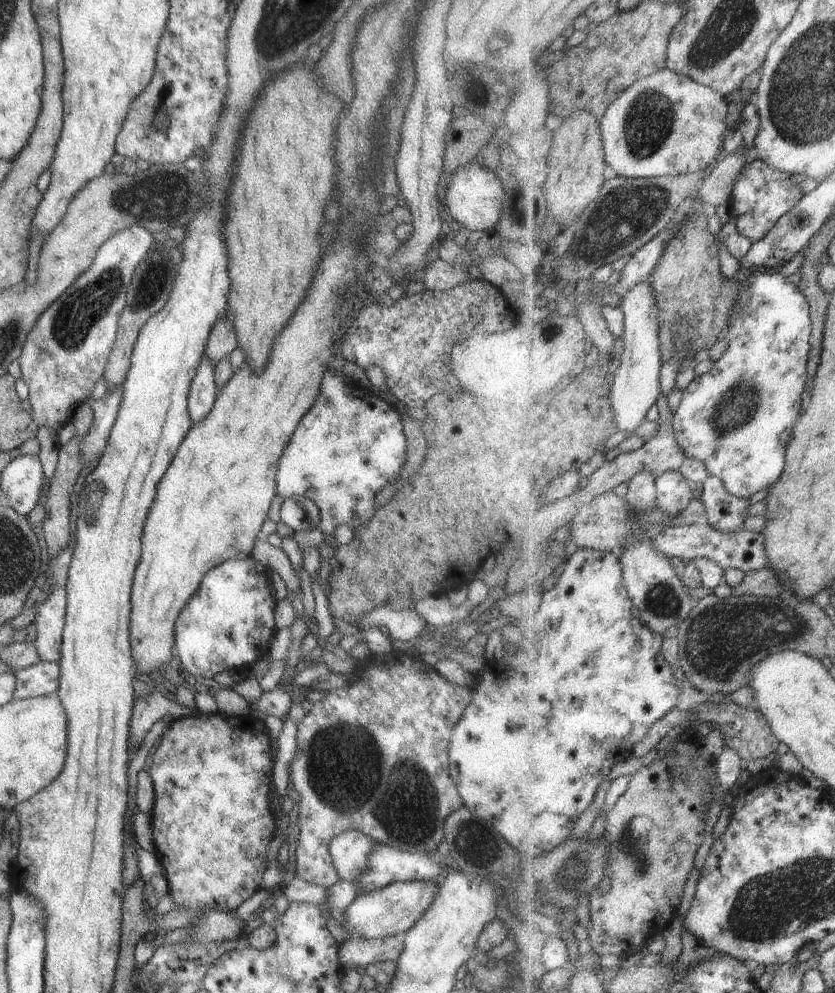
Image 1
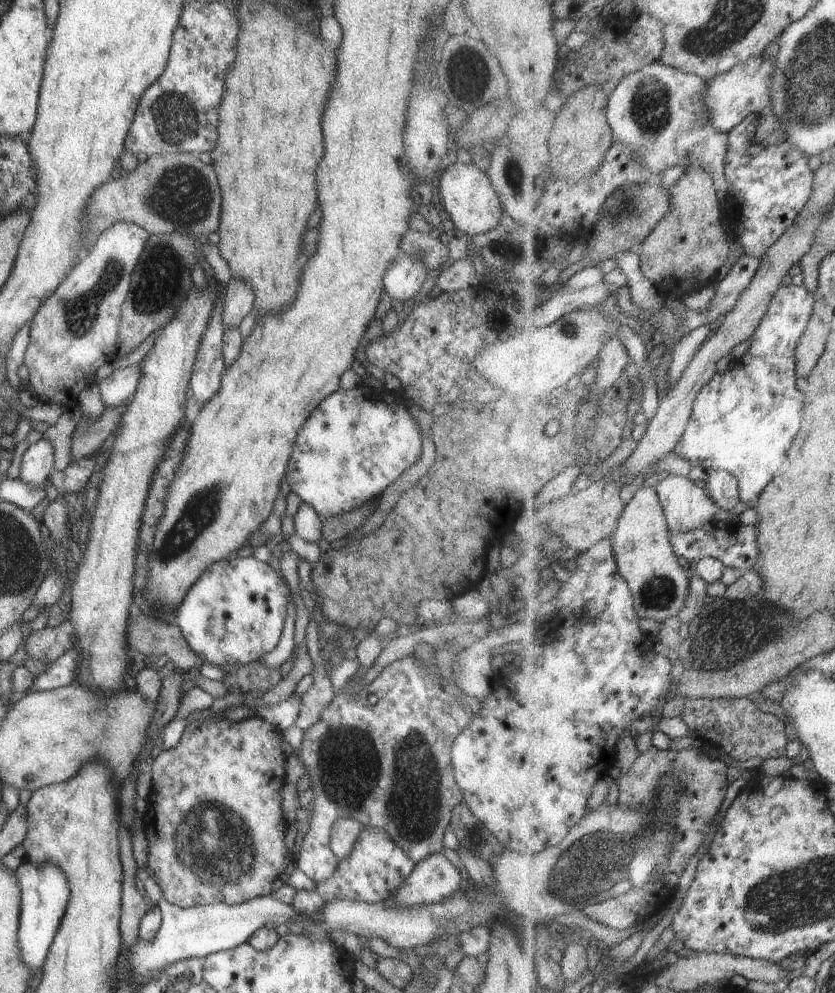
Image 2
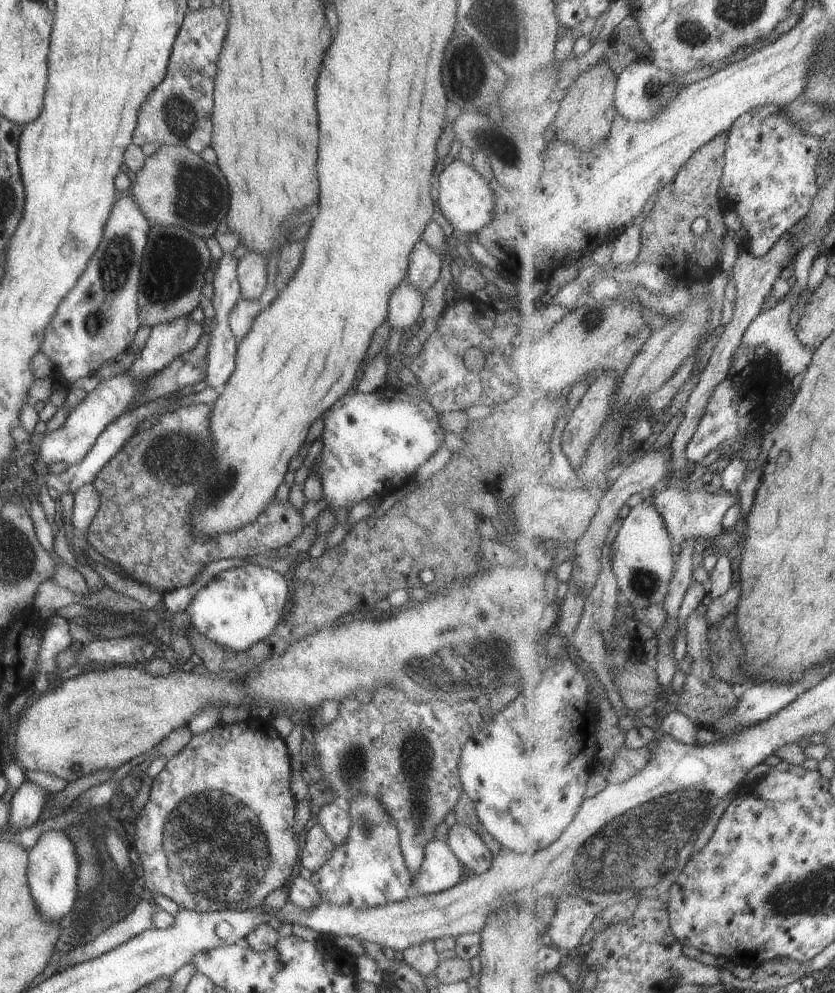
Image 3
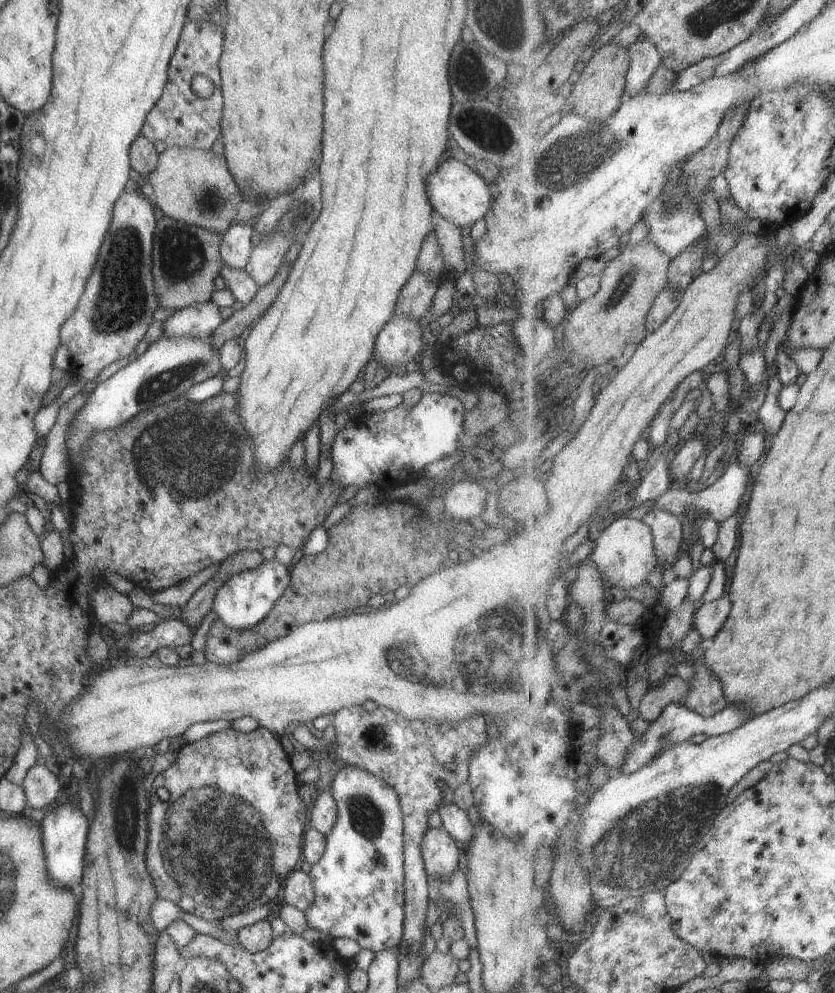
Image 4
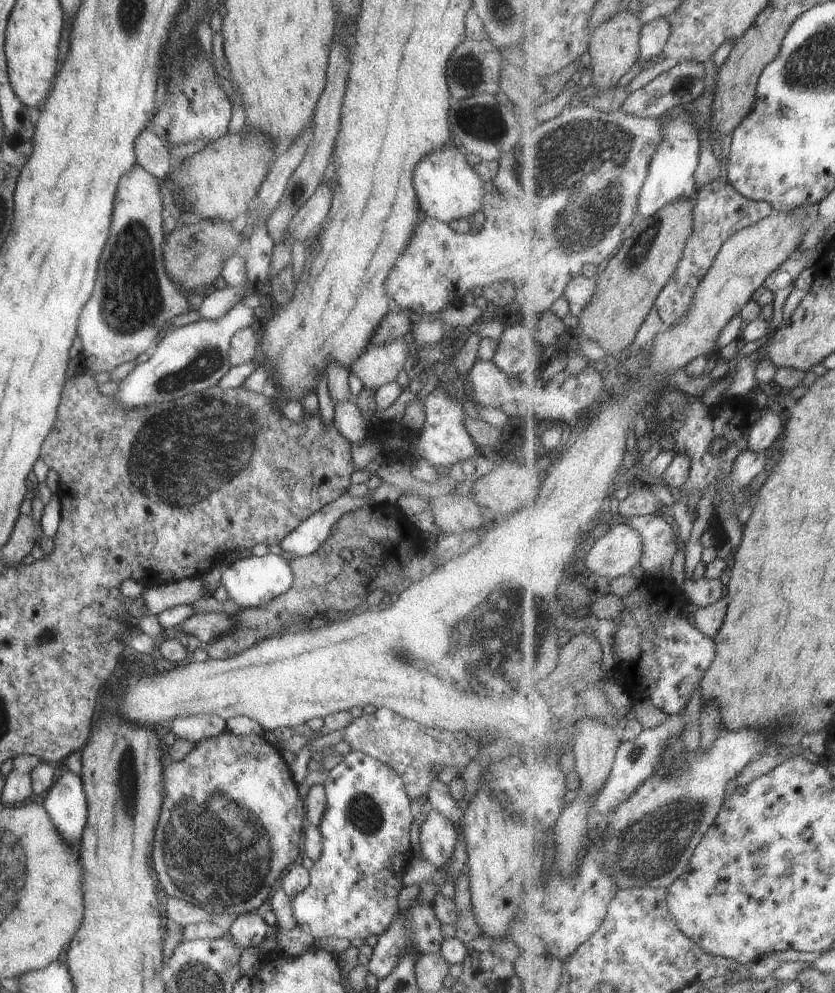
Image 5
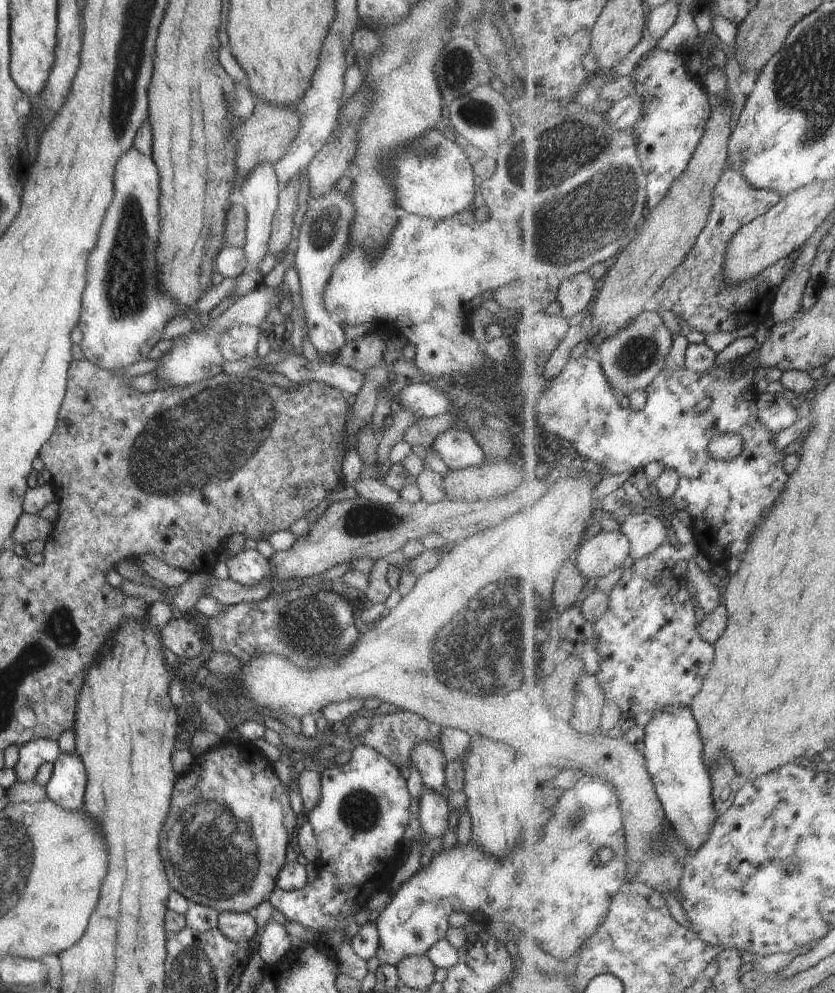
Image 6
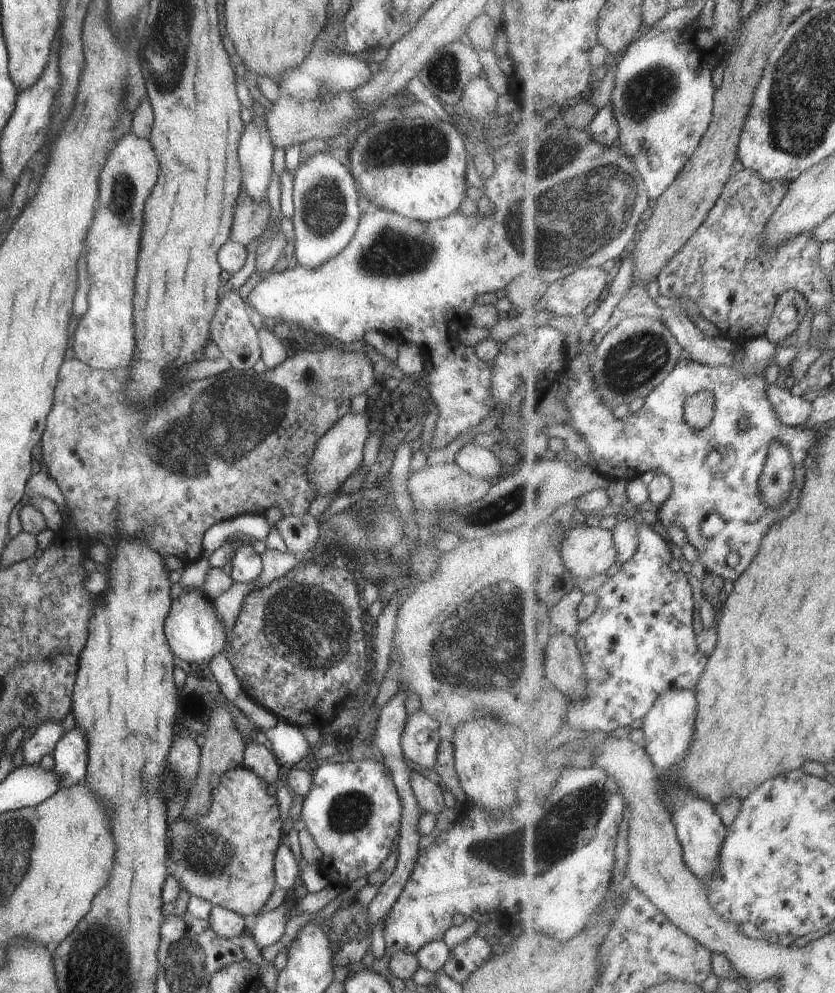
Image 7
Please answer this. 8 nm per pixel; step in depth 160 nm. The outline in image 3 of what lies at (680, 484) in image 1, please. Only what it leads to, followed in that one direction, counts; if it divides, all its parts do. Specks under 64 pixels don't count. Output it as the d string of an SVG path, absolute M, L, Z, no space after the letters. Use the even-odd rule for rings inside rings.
M671 486L660 487L652 497L654 507L661 515L667 530L673 538L675 544L682 544L689 538L711 538L715 539L725 532L725 528L721 526L725 512L731 506L739 503L739 495L733 492L725 492L724 494L715 495L707 494L696 488L687 488L682 490L678 487Z

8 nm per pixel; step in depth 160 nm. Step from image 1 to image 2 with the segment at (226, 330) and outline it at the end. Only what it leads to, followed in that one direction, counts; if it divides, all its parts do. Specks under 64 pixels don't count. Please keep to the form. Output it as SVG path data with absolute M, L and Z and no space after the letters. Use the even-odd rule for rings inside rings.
M230 277L223 284L222 311L220 314L222 327L237 327L239 321L251 310L253 292L244 280Z

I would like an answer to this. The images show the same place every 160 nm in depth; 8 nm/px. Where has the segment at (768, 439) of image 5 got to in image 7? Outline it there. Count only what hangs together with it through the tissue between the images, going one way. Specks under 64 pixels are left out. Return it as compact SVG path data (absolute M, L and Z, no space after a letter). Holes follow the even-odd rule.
M768 385L768 394L784 425L795 428L805 425L810 419L813 402L793 396L789 389L781 389L777 385Z

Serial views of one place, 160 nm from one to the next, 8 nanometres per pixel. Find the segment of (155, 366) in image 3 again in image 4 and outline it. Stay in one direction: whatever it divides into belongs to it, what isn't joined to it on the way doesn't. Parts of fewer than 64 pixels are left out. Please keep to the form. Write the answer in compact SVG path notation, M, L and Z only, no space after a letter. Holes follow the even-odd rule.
M205 301L177 309L163 321L161 337L189 335L202 337L211 335L222 321L219 307L211 301Z

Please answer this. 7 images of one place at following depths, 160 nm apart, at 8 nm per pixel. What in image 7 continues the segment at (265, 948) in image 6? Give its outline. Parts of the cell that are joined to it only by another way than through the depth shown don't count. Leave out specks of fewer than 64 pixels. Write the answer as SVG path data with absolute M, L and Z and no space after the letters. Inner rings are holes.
M296 876L295 882L292 884L291 888L291 890L293 890L293 897L289 900L284 899L284 901L276 908L273 908L273 910L260 914L257 913L250 918L248 924L241 933L249 934L256 944L257 949L260 950L261 948L265 948L265 946L275 944L275 942L283 936L283 927L290 918L288 913L298 900L295 896L294 889L301 884L299 876Z

